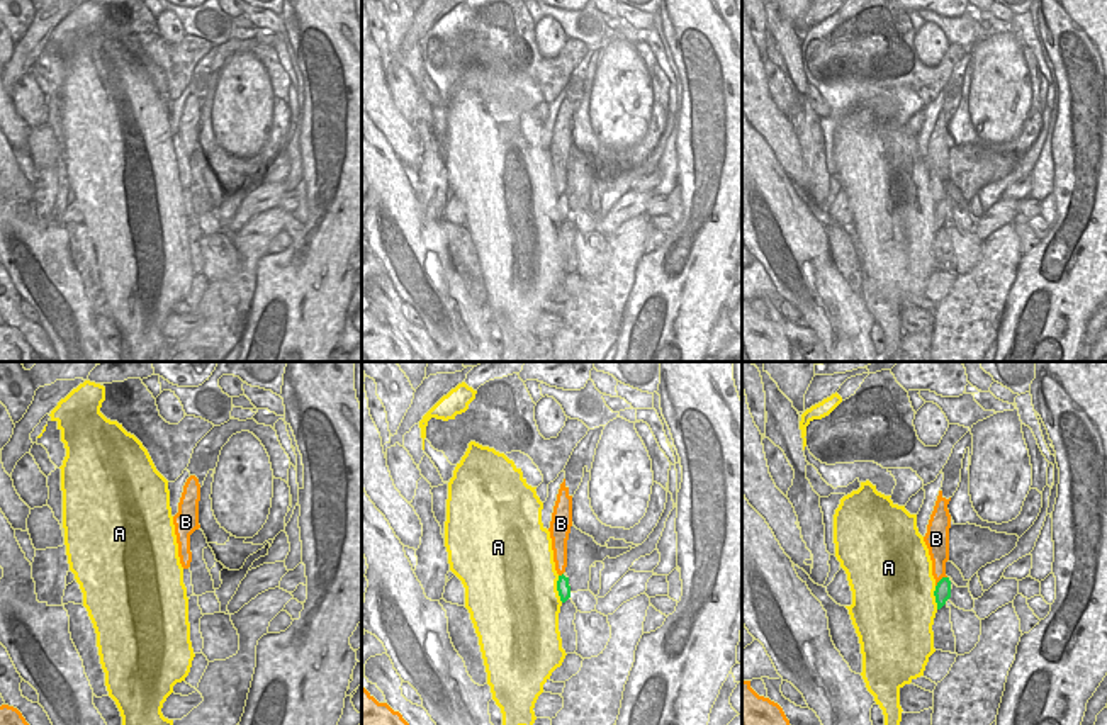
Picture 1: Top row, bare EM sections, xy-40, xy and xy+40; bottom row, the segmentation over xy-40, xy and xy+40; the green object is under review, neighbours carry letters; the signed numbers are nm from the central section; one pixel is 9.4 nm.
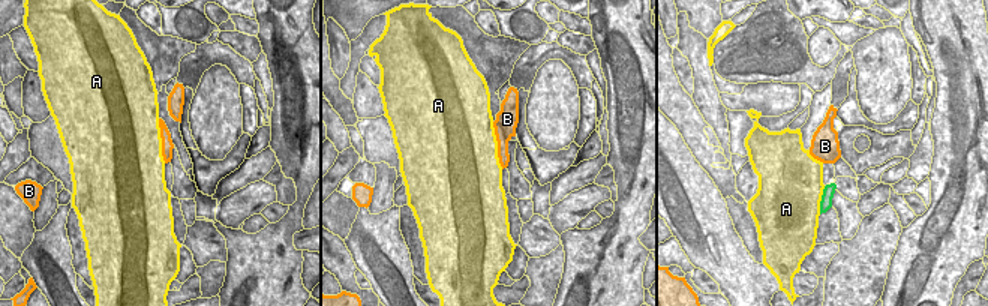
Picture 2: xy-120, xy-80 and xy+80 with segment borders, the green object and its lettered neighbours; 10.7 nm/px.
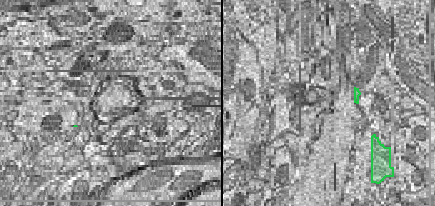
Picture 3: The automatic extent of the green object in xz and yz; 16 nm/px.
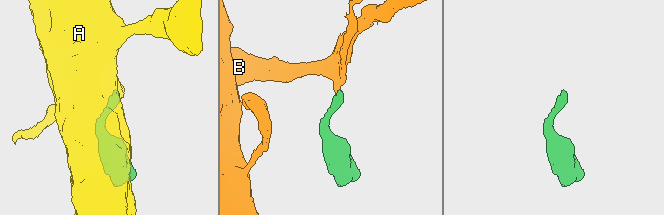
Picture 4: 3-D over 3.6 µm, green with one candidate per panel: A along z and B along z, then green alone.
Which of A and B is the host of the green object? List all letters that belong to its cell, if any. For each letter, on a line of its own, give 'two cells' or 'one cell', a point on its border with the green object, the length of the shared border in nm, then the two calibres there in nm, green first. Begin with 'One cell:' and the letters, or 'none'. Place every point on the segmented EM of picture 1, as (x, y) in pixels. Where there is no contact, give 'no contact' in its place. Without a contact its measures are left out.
One cell: none
A: two cells; contact xy (557, 590); length 260 nm; calibres 130 and 500 nm
B: two cells; contact xy+40 (939, 581); length 150 nm; calibres 160 and 180 nm

